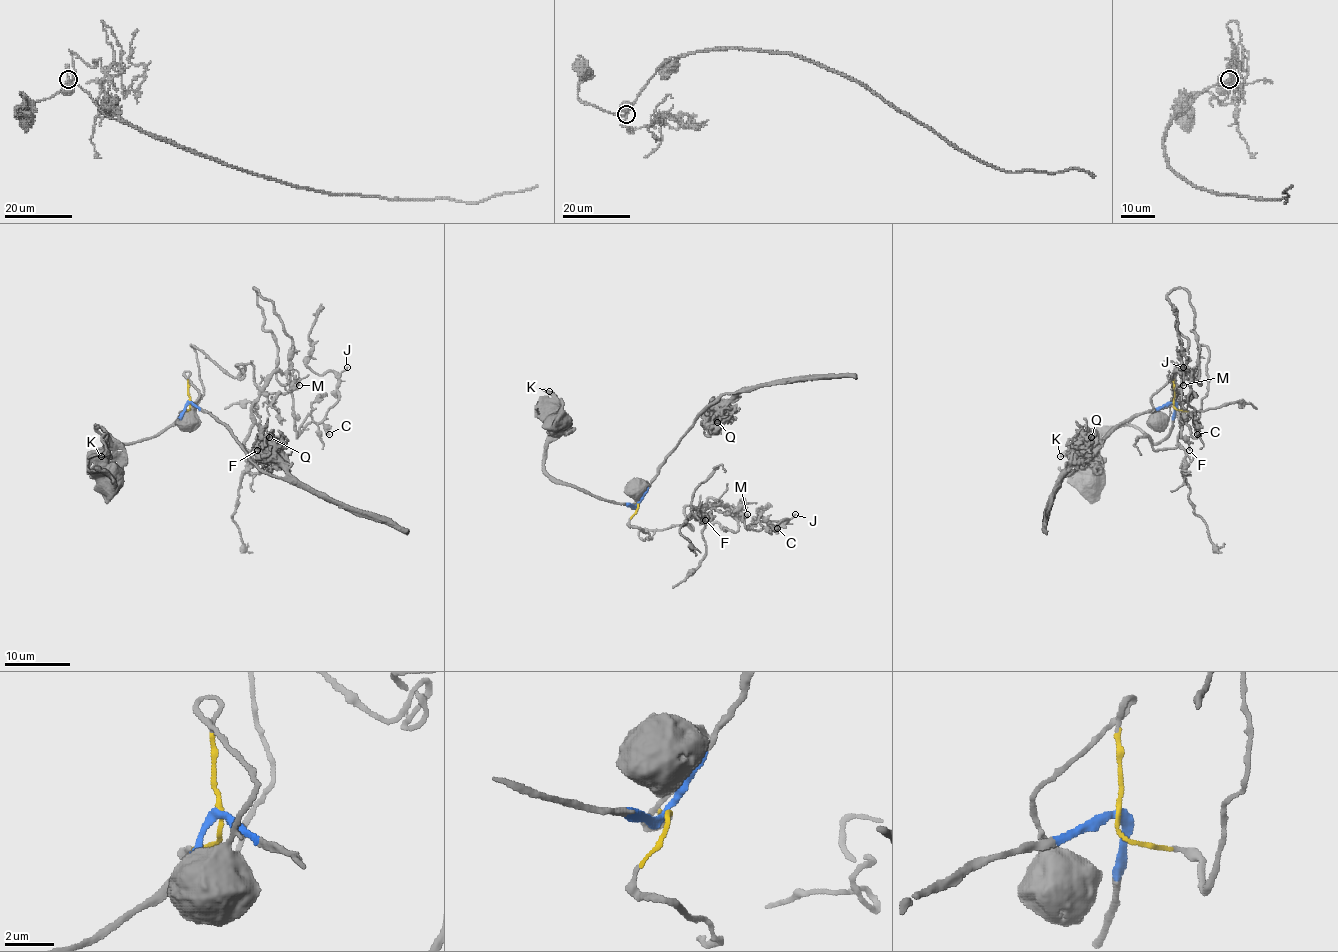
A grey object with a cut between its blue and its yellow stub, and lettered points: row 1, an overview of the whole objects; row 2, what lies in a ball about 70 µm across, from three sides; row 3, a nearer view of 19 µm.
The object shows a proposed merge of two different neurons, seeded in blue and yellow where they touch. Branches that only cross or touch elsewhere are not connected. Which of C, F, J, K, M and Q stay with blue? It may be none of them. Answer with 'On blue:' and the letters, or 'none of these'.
On blue: K, Q

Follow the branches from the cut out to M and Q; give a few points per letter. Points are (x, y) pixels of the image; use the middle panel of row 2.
M: (638, 503), (629, 523), (652, 538), (644, 539), (641, 530), (687, 523), (692, 517), (685, 507), (747, 513)
Q: (638, 503), (665, 456), (710, 403), (731, 394), (734, 397), (726, 405), (726, 418), (716, 428), (718, 421)

